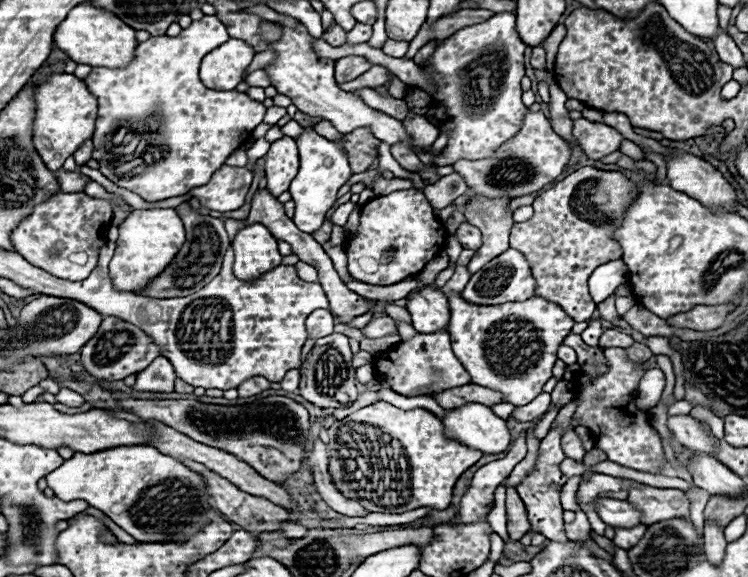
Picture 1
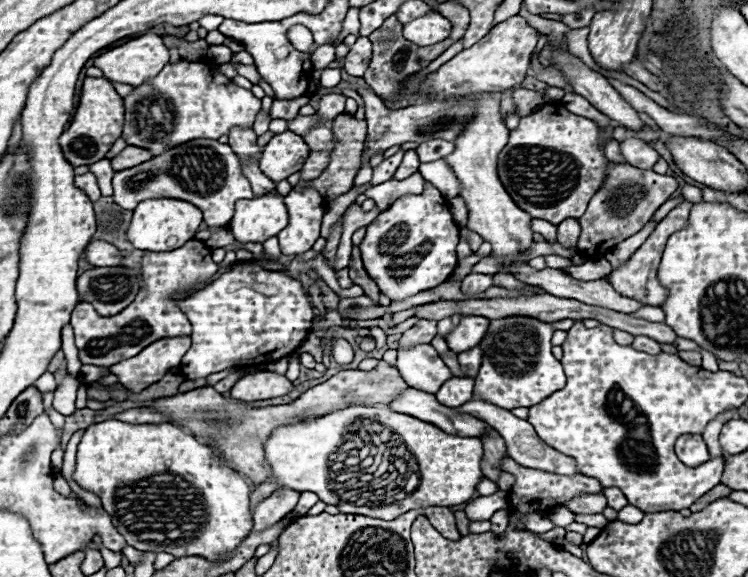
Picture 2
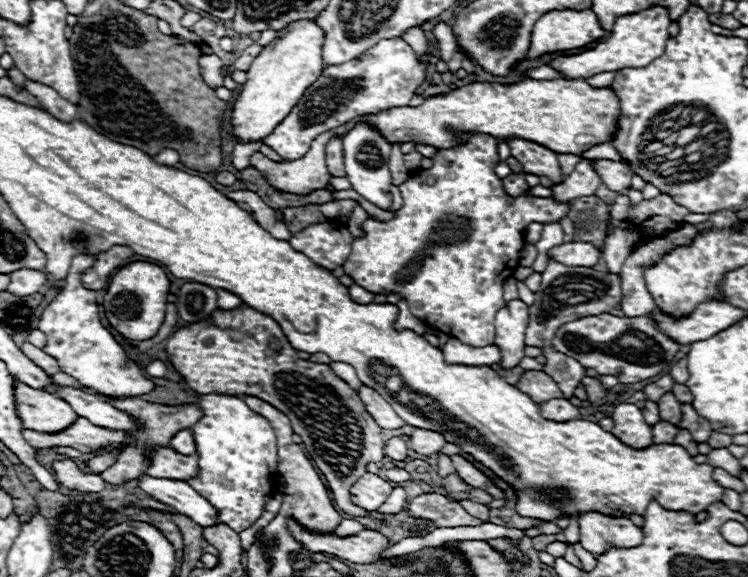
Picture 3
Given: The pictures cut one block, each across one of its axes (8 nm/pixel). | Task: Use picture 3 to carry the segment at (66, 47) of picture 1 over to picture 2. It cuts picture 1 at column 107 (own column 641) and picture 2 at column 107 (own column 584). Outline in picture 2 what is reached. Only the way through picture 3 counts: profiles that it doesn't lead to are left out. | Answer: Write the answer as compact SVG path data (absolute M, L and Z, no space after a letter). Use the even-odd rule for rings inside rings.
M144 34L94 58L94 66L112 82L140 86L168 64L168 48L158 34Z

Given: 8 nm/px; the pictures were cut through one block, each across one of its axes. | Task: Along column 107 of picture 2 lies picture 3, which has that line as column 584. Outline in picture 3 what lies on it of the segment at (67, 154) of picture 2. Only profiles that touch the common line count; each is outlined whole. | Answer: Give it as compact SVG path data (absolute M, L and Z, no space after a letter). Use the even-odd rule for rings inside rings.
M584 78L576 80L524 80L516 84L488 84L488 82L474 82L462 88L456 88L444 96L432 96L428 98L422 106L418 108L398 108L398 110L388 110L382 114L370 114L366 116L386 138L392 142L404 142L404 140L414 140L414 142L424 142L436 148L450 148L454 146L456 138L446 130L446 126L452 126L456 130L464 132L478 132L478 134L490 134L494 138L530 138L532 142L538 142L556 154L584 154L596 144L612 142L618 130L618 118L622 116L620 110L620 100L616 92L608 88L594 88L590 86Z

